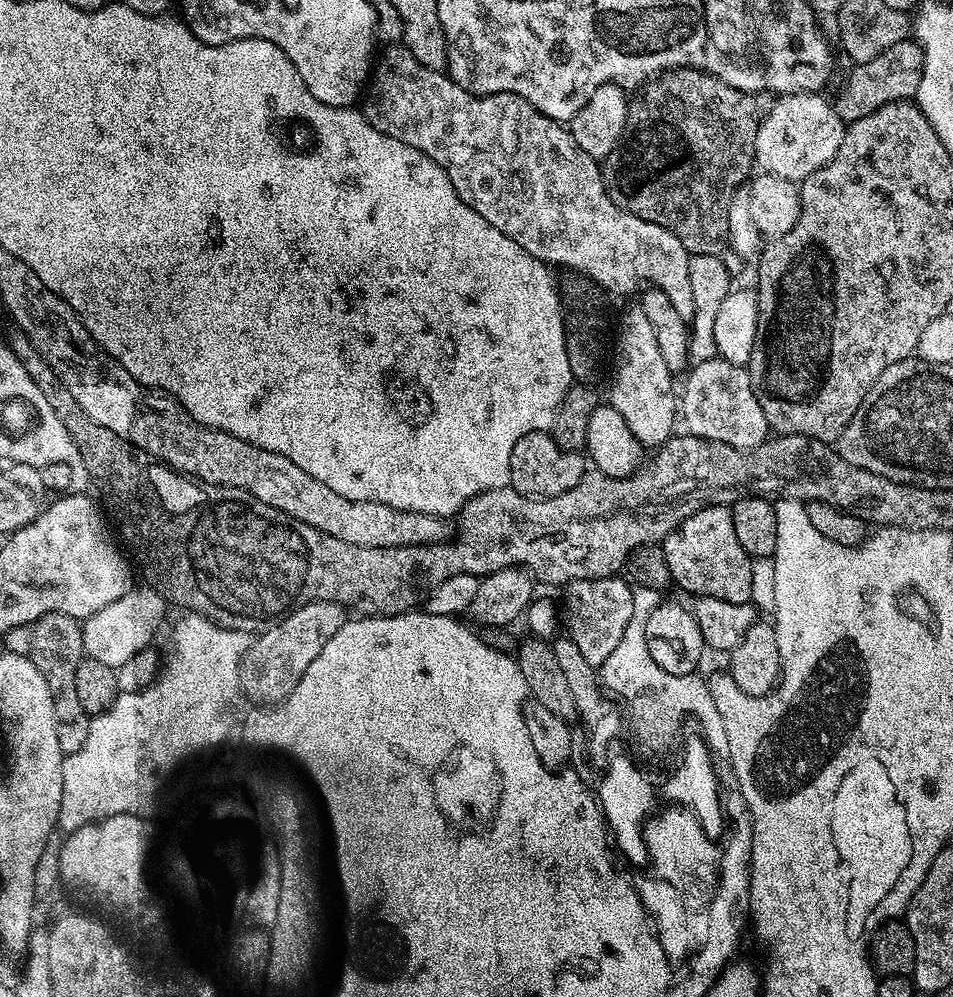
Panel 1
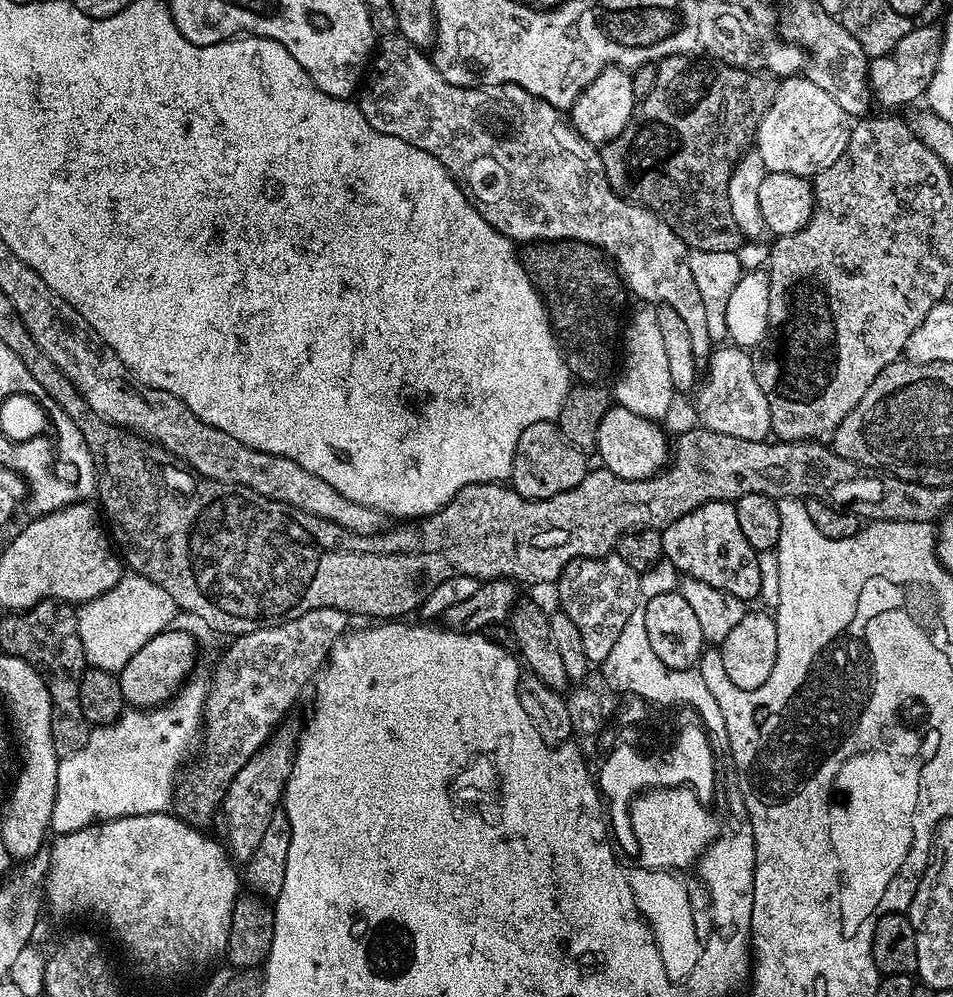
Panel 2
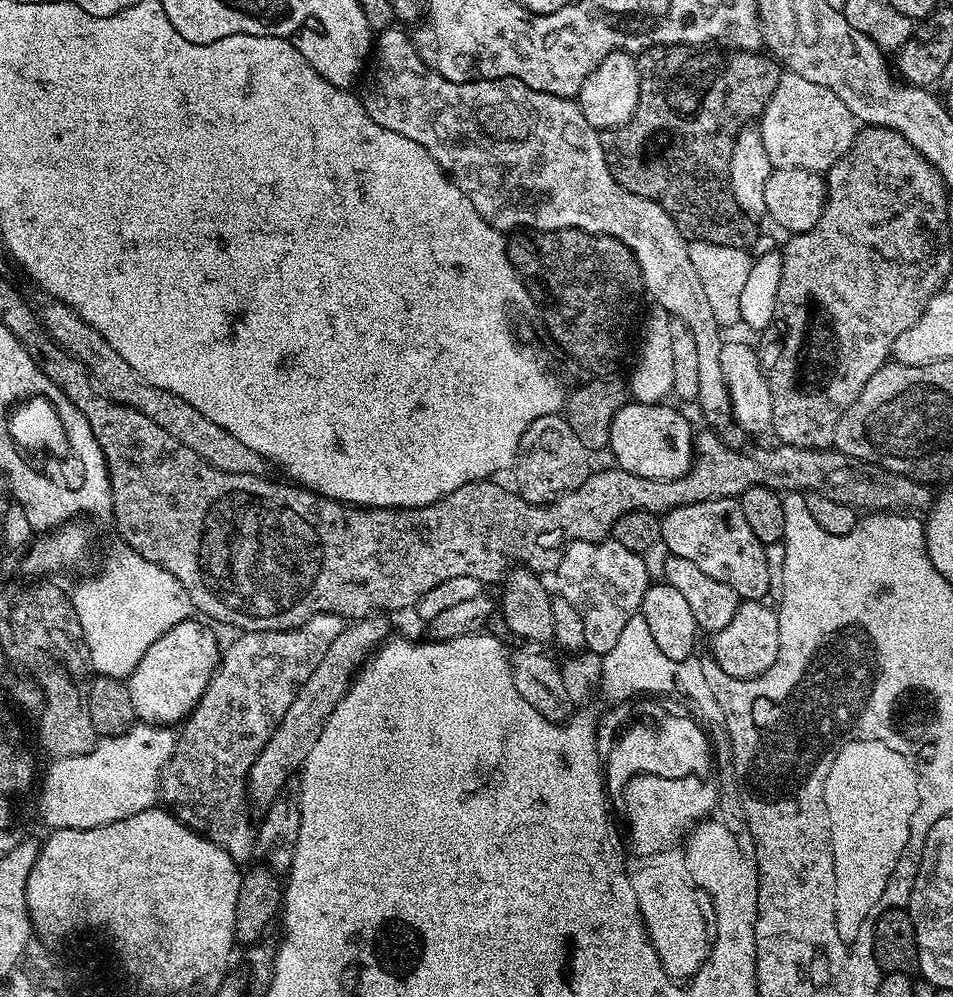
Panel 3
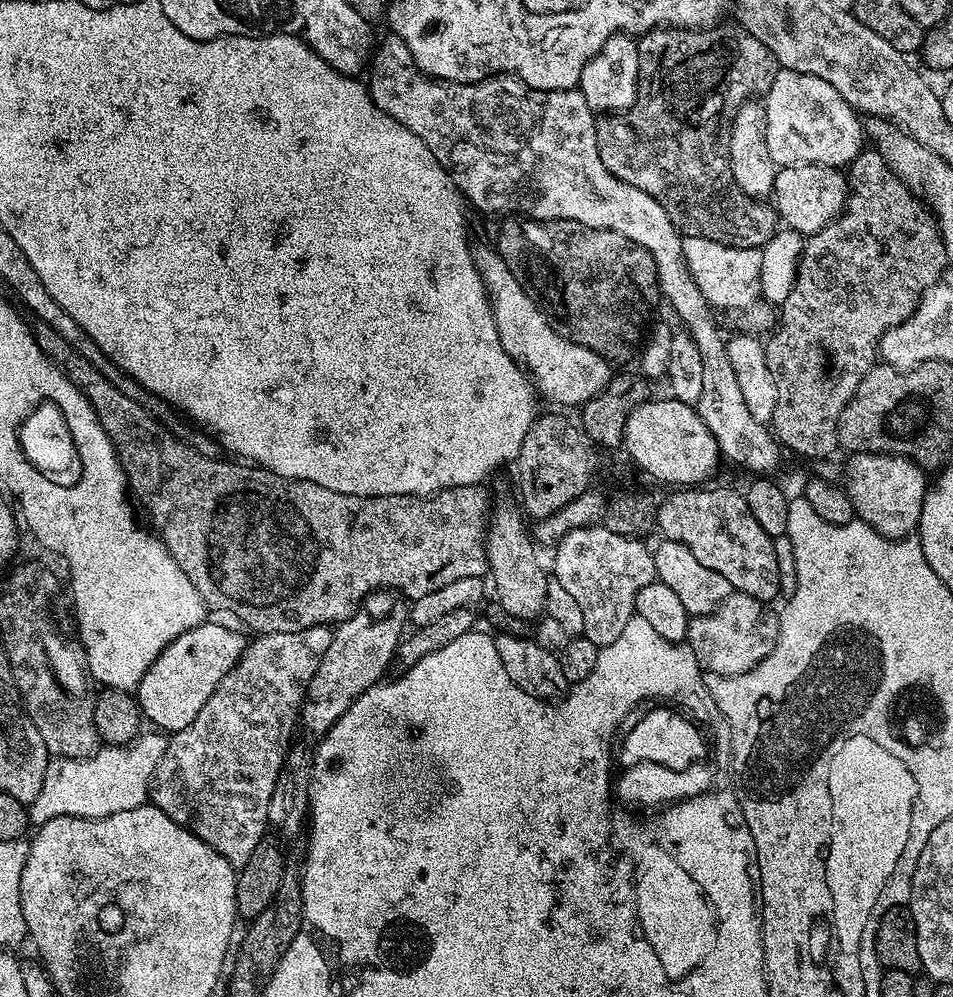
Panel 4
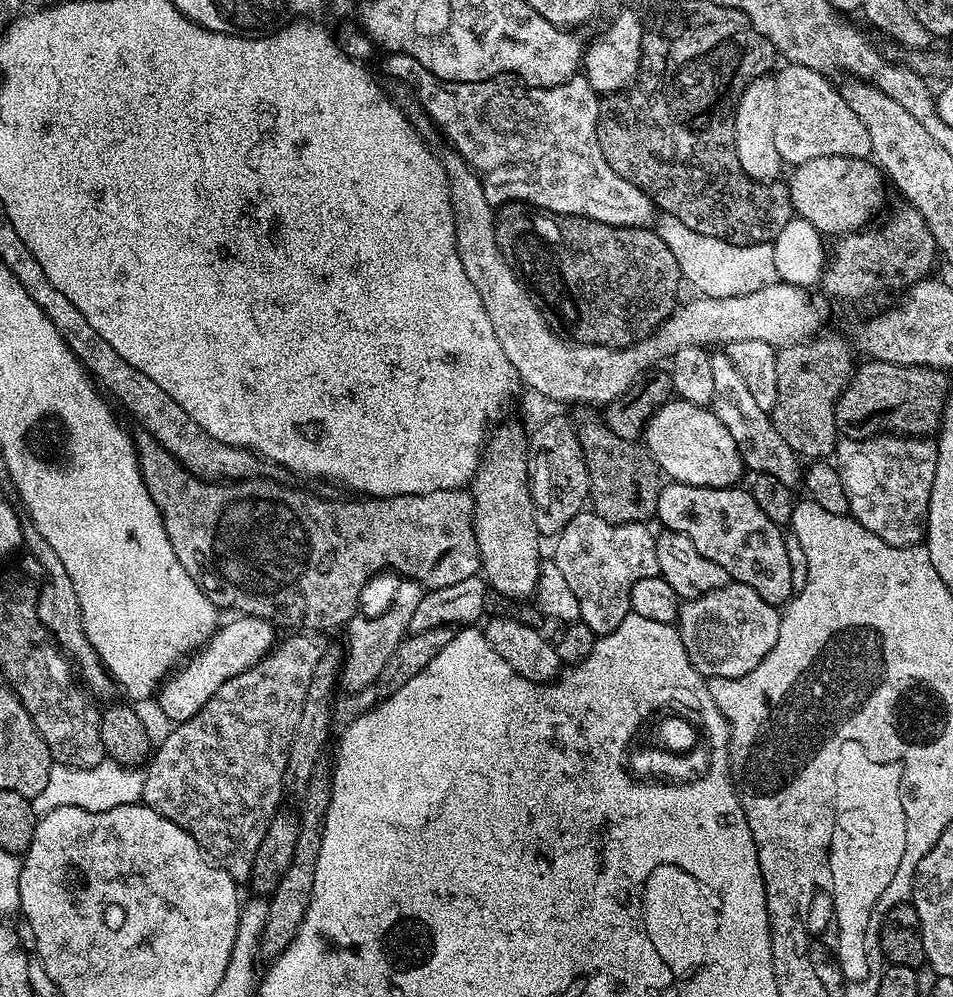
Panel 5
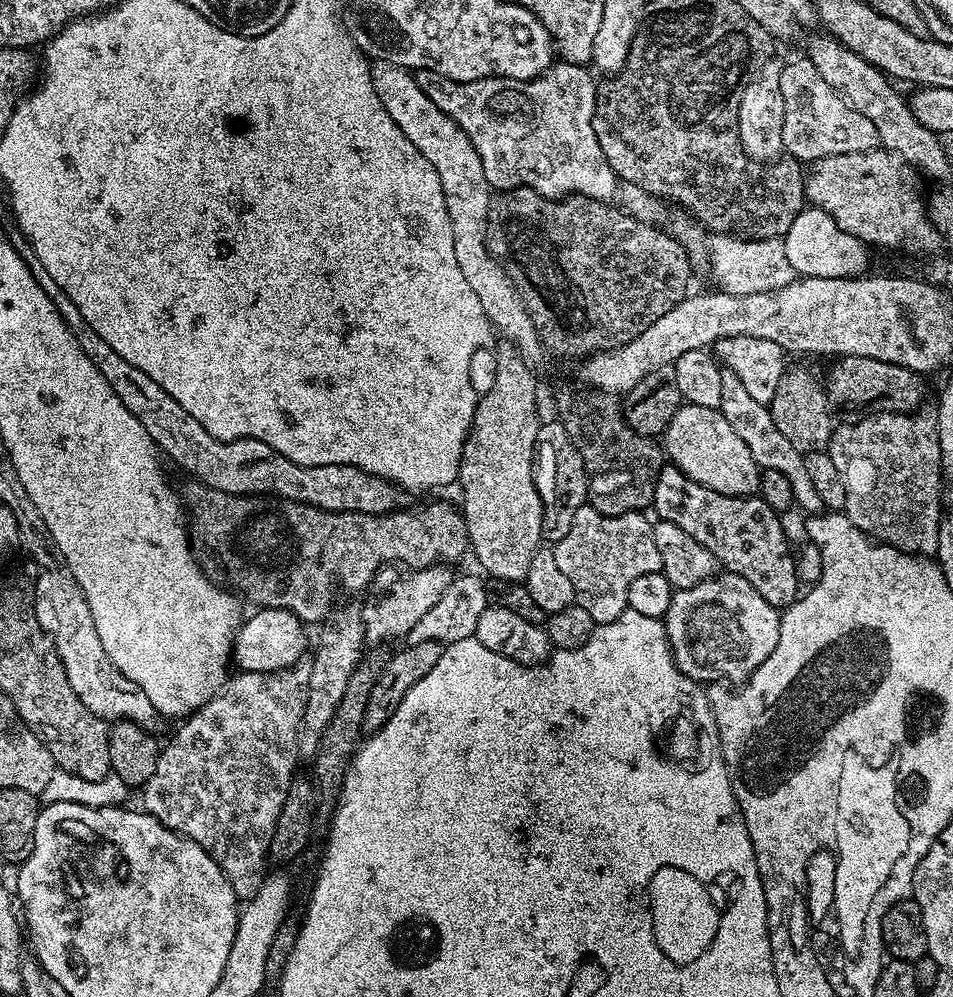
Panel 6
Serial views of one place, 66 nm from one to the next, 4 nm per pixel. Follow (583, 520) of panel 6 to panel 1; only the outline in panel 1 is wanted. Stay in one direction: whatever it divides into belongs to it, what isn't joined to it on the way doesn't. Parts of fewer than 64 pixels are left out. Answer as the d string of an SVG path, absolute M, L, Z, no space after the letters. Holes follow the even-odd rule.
M619 575L593 580L573 580L567 585L567 631L572 640L578 642L582 658L586 658L586 662L590 662L590 666L597 670L603 666L606 658L610 658L611 652L618 647L618 642L622 642L622 634L626 634L626 626L630 626L630 618L637 607L632 590L633 585Z

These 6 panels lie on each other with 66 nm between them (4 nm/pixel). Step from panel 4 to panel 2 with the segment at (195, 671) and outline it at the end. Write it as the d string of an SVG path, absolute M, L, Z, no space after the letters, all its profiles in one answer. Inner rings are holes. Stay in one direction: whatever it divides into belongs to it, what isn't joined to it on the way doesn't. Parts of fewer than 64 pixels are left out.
M176 627L157 632L156 636L150 638L146 646L142 646L138 654L134 654L130 662L126 662L126 666L120 669L118 675L125 705L136 710L147 710L163 703L179 691L180 685L190 674L188 672L194 664L196 640L190 633Z

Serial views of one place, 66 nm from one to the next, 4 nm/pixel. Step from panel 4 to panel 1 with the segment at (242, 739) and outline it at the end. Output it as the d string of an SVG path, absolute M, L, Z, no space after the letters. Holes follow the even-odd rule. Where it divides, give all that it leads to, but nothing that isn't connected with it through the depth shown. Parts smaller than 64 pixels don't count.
M315 600L306 606L296 608L275 624L263 629L249 643L242 661L242 680L249 693L256 692L255 699L260 702L275 702L290 690L306 674L310 662L322 654L322 646L342 630L350 618L349 609L338 602Z

